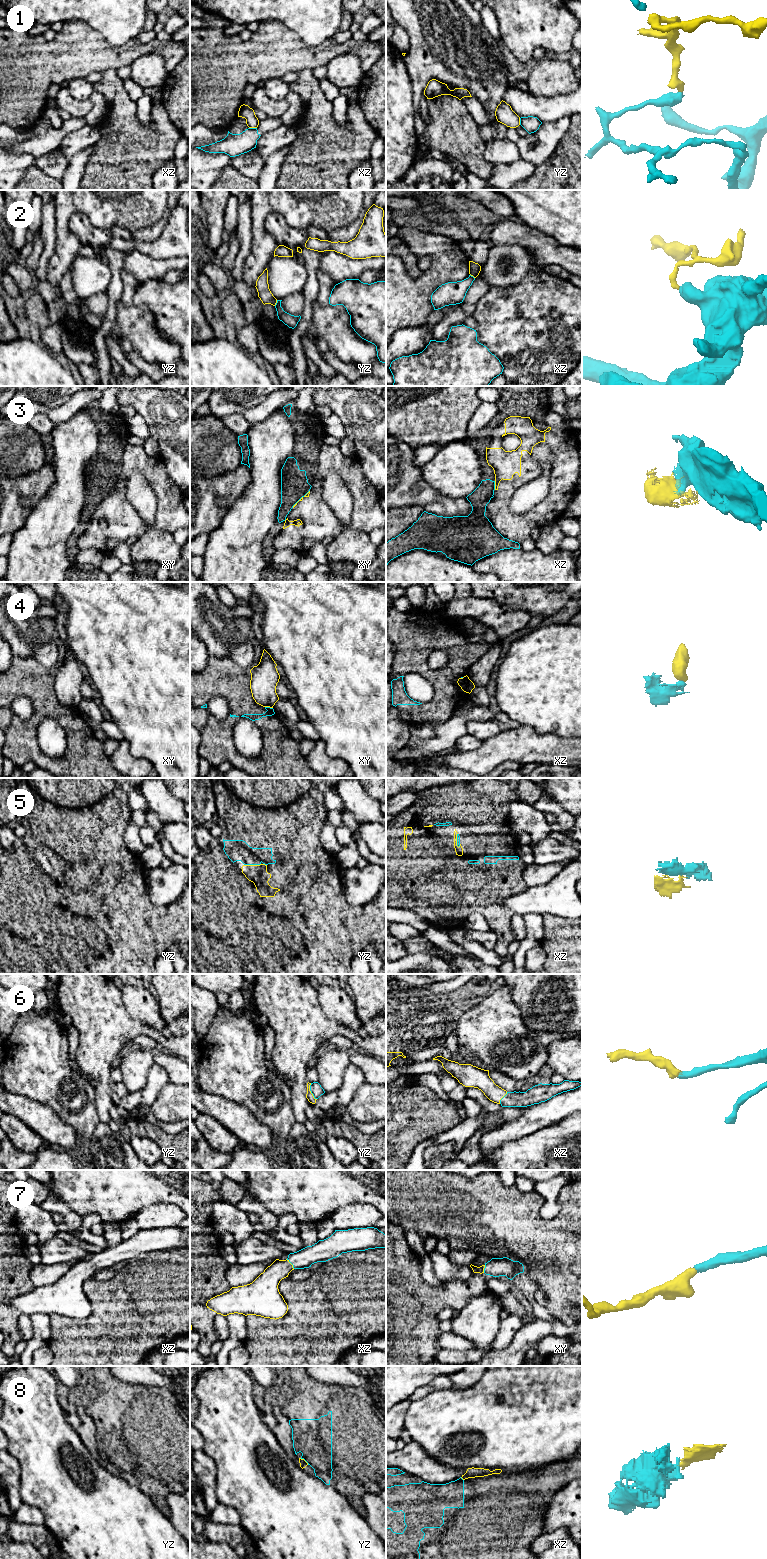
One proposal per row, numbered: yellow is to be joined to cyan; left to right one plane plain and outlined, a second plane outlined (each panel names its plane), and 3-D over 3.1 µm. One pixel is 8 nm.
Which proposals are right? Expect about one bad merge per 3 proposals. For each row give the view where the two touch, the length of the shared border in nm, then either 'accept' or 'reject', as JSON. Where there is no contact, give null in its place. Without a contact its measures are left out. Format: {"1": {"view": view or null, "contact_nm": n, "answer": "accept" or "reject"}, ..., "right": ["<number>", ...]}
{"1": {"view": "xz", "contact_nm": 60, "answer": "reject"}, "2": {"view": "yz", "contact_nm": 50, "answer": "reject"}, "3": {"view": "xz", "contact_nm": 70, "answer": "reject"}, "4": {"view": "xy", "contact_nm": 70, "answer": "reject"}, "5": {"view": "yz", "contact_nm": 140, "answer": "accept"}, "6": {"view": "yz", "contact_nm": 140, "answer": "accept"}, "7": {"view": "xz", "contact_nm": 100, "answer": "accept"}, "8": {"view": "yz", "contact_nm": 90, "answer": "reject"}, "right": ["5", "6", "7"]}

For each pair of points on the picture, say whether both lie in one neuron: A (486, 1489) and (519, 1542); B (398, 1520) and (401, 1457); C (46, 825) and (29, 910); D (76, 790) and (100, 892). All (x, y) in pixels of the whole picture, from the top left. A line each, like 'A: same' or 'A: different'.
A: same
B: different
C: same
D: different

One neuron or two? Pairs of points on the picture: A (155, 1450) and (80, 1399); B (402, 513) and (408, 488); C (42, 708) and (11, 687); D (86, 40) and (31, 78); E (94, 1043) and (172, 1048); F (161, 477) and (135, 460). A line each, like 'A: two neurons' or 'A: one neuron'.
A: one neuron
B: two neurons
C: one neuron
D: one neuron
E: one neuron
F: one neuron

